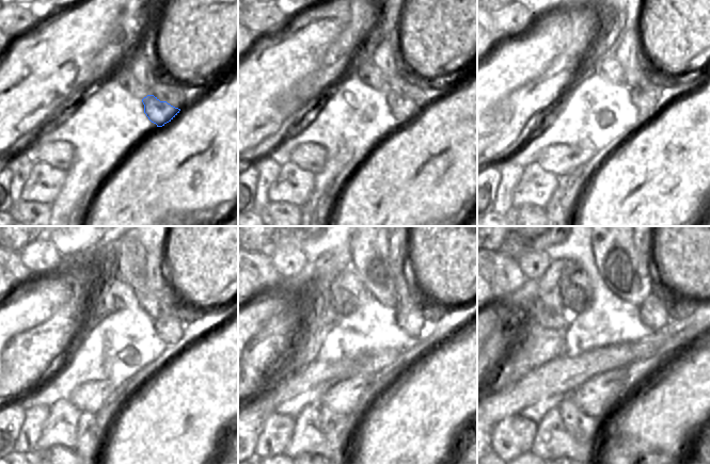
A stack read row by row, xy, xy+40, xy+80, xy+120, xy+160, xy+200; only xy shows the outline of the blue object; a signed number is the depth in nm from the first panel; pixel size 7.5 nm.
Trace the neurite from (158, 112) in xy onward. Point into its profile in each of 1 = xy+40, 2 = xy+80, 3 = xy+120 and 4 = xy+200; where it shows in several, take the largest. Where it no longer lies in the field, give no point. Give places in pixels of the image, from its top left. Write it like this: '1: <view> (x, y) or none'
1: xy+40 (403, 108)
2: xy+80 (646, 99)
3: xy+120 (170, 329)
4: xy+200 (653, 313)

